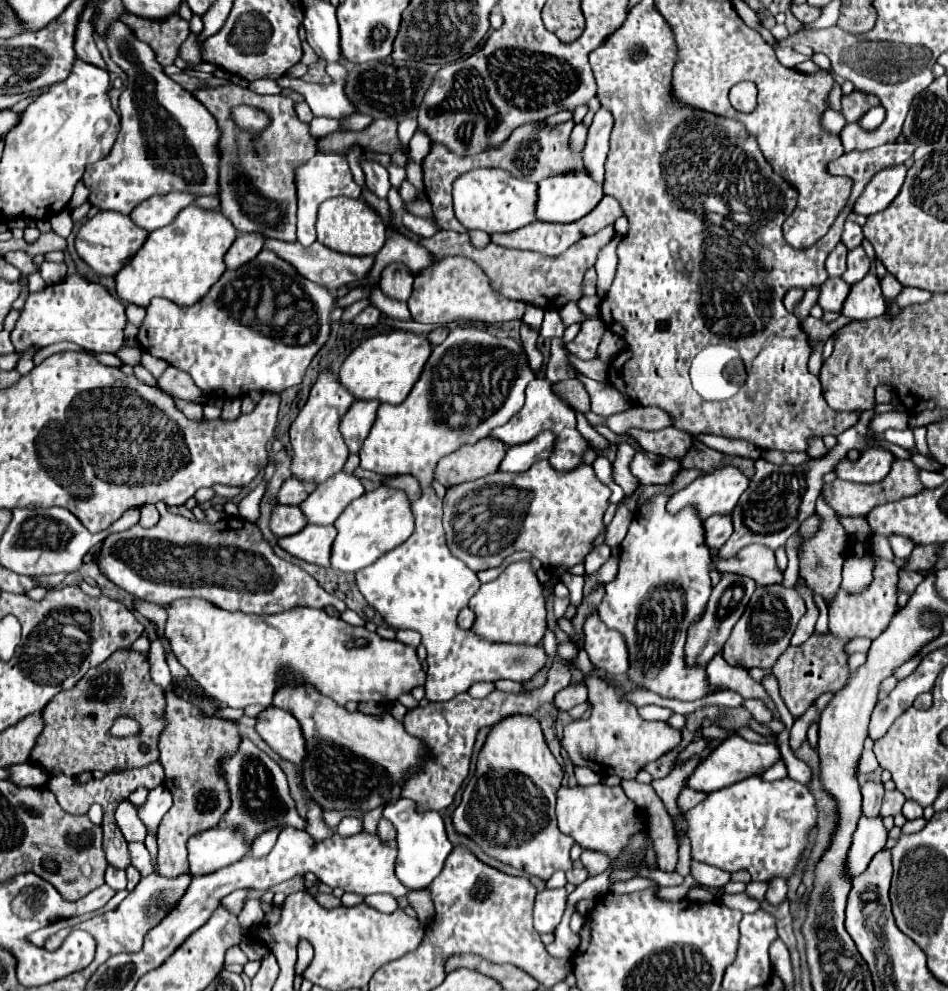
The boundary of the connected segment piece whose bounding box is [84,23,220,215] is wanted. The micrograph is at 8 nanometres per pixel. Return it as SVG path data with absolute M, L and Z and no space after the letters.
M112 23L112 31L108 31L108 39L104 41L112 61L128 75L128 83L120 95L122 129L118 139L110 155L106 155L104 161L90 165L84 173L90 205L128 215L128 211L144 199L172 191L218 197L220 127L214 115L196 101L190 91L164 73L162 65L156 63L152 49L140 43L124 23Z

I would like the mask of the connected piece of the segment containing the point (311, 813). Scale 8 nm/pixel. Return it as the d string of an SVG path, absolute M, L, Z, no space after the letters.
M307 800L308 812L306 819L308 825L306 831L316 840L324 840L331 837L334 831L324 824L322 820L322 809L313 800Z

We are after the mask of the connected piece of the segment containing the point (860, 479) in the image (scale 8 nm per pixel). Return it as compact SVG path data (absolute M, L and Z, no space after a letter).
M864 449L856 461L844 459L840 467L836 467L838 479L852 481L852 483L878 483L882 481L892 465L894 455L886 449Z

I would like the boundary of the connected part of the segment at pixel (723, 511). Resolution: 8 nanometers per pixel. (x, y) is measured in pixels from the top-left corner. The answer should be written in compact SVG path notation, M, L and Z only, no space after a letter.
M722 467L714 473L700 475L686 489L674 493L666 505L668 513L694 507L700 519L710 515L730 515L740 495L746 491L748 479L736 467Z

